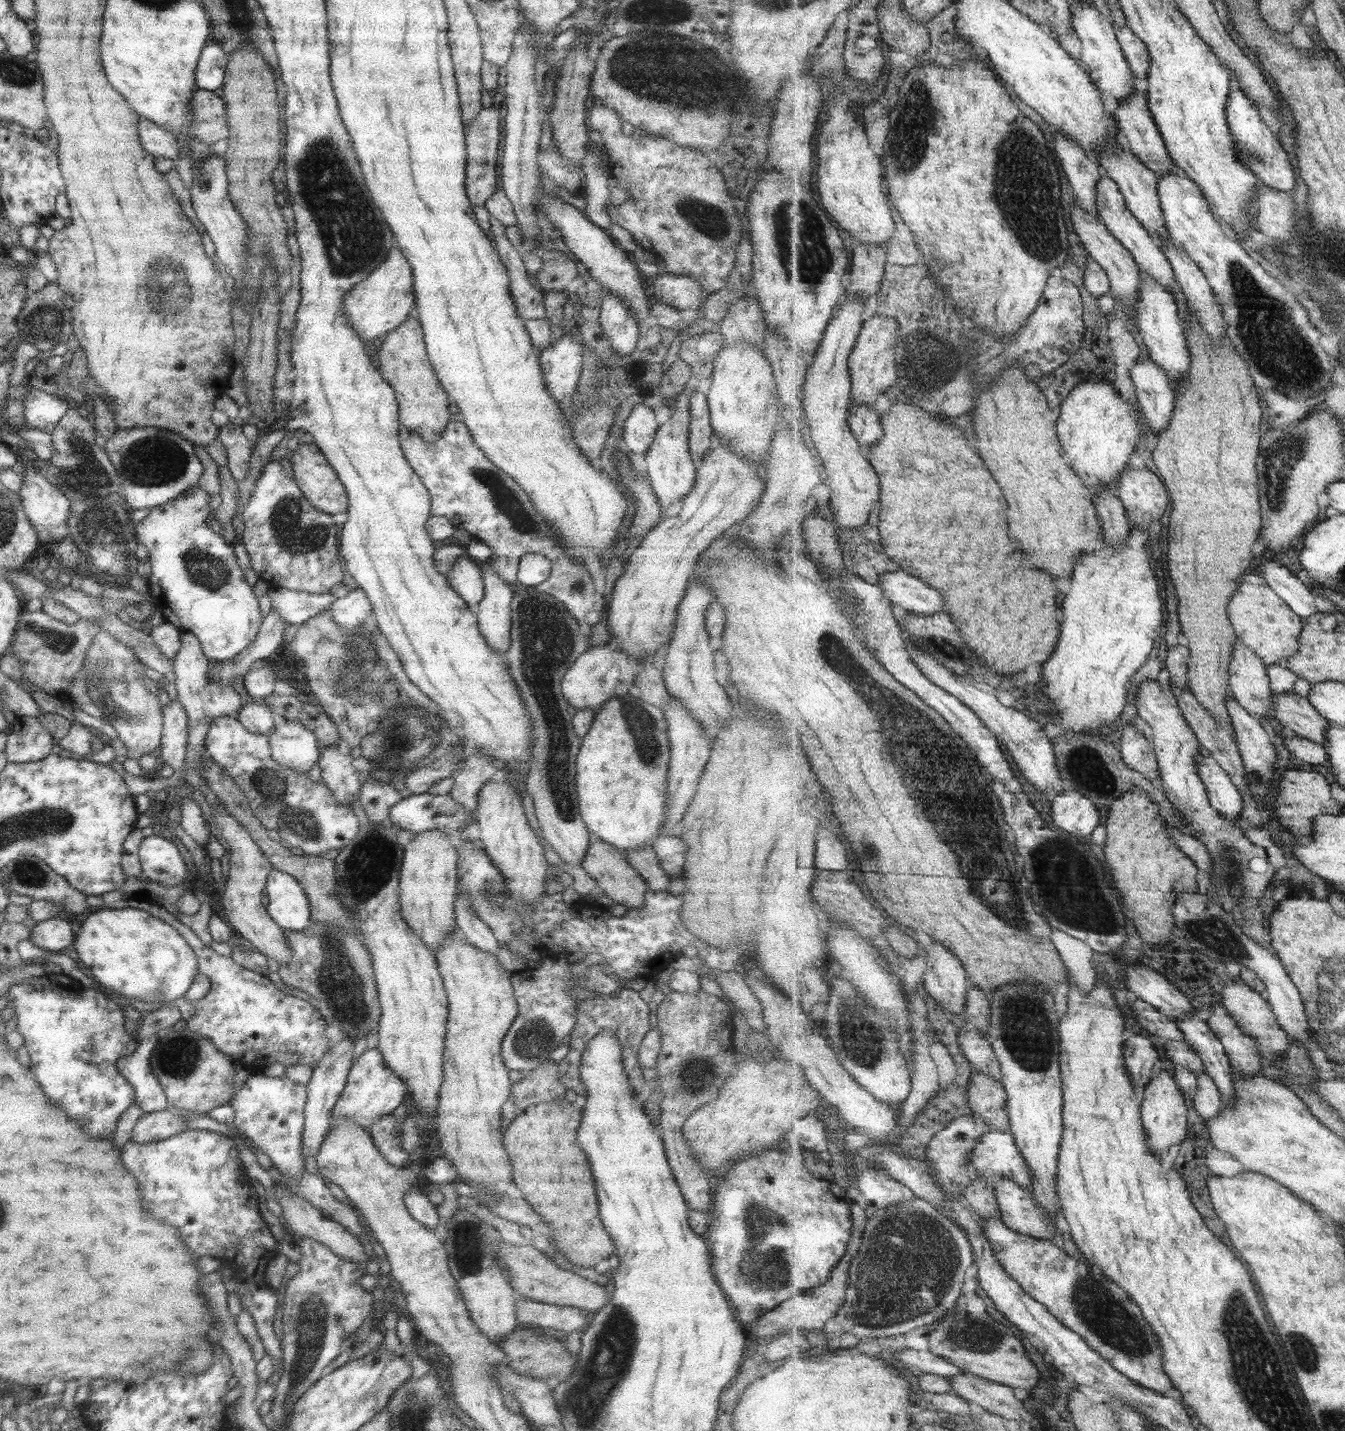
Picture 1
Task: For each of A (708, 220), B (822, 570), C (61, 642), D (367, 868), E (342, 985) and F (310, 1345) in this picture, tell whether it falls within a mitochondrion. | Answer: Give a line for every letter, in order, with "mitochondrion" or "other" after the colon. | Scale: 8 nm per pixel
A: mitochondrion
B: other
C: mitochondrion
D: mitochondrion
E: mitochondrion
F: mitochondrion

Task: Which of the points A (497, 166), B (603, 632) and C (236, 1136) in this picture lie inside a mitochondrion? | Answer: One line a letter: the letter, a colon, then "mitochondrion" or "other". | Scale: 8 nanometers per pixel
A: other
B: other
C: other

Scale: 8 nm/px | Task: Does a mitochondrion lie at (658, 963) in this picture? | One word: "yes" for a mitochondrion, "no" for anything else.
no

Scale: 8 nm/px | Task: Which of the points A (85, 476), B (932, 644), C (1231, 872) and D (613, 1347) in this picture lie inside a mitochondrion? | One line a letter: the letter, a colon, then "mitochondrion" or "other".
A: mitochondrion
B: mitochondrion
C: mitochondrion
D: mitochondrion

